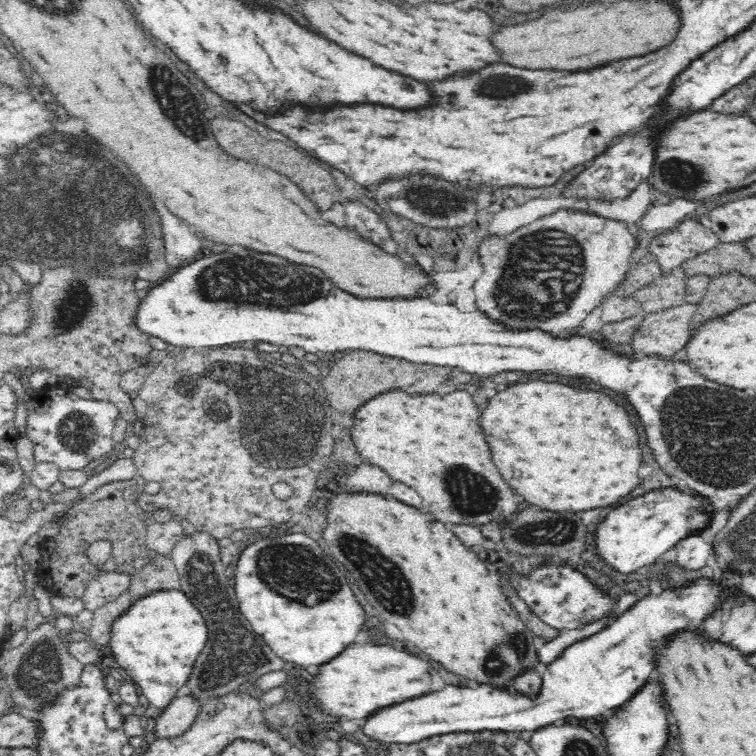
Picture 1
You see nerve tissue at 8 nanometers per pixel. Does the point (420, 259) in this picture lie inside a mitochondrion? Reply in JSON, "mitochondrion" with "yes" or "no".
{"mitochondrion":"no"}

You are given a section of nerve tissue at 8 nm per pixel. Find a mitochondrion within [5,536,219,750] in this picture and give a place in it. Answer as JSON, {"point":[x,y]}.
{"point":[40,672]}

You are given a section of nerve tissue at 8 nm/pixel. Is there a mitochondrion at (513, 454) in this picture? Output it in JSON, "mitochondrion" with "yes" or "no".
{"mitochondrion":"no"}

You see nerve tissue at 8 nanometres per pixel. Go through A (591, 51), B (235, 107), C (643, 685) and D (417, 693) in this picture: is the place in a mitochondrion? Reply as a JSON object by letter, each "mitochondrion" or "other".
{"A":"mitochondrion","B":"other","C":"other","D":"other"}

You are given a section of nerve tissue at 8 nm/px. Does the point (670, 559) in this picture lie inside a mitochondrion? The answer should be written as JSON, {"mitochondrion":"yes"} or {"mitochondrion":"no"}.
{"mitochondrion":"no"}

